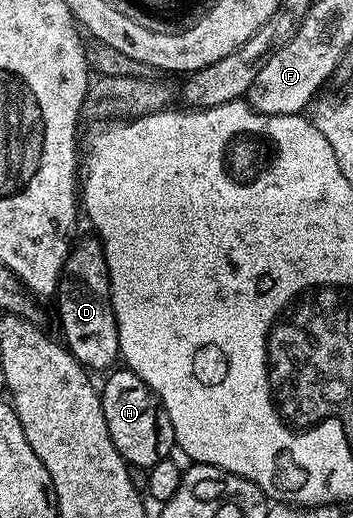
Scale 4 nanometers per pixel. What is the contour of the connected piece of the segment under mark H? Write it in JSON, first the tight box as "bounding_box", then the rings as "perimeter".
{"bounding_box":[99,369,176,468],"perimeter":[[[127,369],[113,370],[108,377],[104,387],[102,383],[99,388],[100,404],[106,417],[106,429],[110,429],[110,437],[120,456],[131,466],[146,468],[167,459],[170,449],[176,446],[176,438],[174,429],[166,426],[162,418],[160,400],[157,399],[155,391],[146,386],[133,371]]]}

